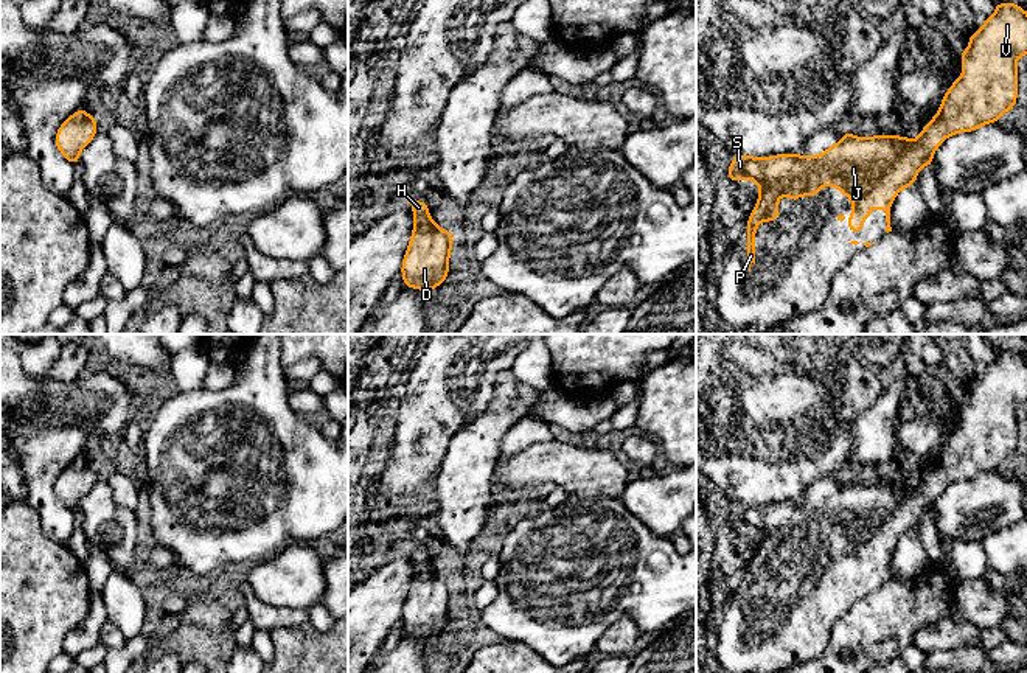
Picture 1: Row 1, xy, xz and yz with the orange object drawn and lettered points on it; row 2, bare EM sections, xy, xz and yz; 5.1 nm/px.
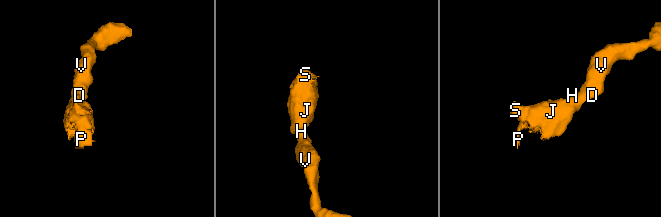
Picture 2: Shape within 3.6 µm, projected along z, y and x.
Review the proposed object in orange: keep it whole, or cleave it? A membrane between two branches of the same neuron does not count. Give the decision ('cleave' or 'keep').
keep

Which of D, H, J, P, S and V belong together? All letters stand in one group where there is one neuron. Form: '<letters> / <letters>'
D H J P S V

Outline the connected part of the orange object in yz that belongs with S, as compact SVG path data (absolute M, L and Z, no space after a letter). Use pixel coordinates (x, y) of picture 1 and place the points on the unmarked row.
M996 351L996 359L971 384L970 393L960 403L962 426L956 427L942 446L942 454L934 466L921 477L915 488L904 483L892 485L879 482L876 485L855 485L848 479L844 486L825 497L820 504L778 502L771 505L752 505L736 502L729 510L727 527L732 530L749 525L760 535L760 546L747 569L747 614L755 612L755 581L758 570L778 567L778 546L789 544L794 550L802 544L817 544L820 535L837 535L841 541L851 547L851 570L847 578L862 581L862 570L872 563L872 556L886 560L886 580L890 575L890 555L903 536L914 533L921 514L932 514L935 497L949 485L960 480L971 480L988 471L997 471L1001 463L1013 459L1018 445L1016 409L1027 404L1027 359L1015 351Z

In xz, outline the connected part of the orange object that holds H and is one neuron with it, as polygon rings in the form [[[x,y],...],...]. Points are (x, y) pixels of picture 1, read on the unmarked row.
[[[407,547],[413,555],[413,583],[402,606],[404,634],[430,639],[438,636],[449,622],[449,603],[454,583],[438,575],[426,550]]]

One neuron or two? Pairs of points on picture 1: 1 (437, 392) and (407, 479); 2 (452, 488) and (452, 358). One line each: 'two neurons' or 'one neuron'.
1: one neuron
2: two neurons

